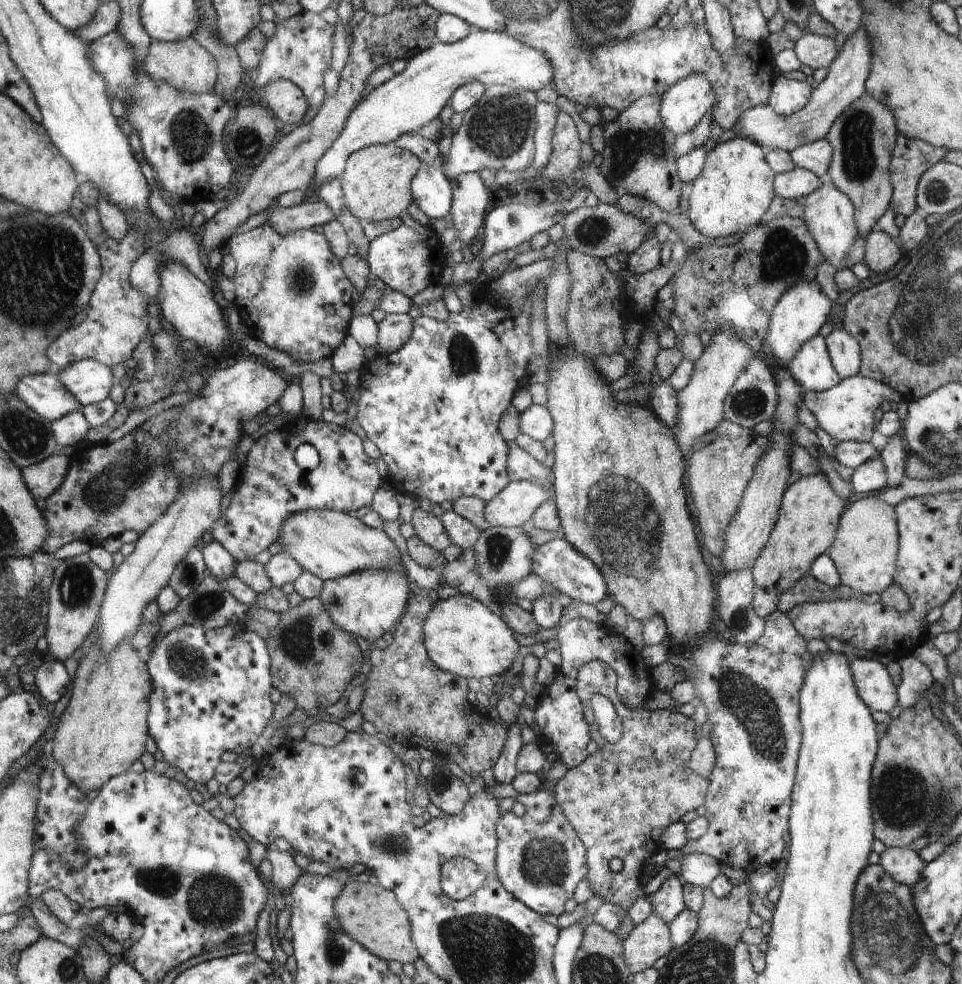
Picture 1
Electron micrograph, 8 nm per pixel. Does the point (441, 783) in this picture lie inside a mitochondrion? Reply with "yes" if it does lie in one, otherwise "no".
yes

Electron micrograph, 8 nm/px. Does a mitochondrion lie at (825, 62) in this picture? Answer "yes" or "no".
no

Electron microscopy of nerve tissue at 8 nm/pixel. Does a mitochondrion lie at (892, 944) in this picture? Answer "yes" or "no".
yes

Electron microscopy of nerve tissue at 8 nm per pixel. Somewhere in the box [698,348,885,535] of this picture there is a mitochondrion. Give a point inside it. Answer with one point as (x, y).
(746, 404)

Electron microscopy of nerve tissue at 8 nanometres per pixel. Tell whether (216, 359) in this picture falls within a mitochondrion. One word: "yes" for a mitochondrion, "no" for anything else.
no

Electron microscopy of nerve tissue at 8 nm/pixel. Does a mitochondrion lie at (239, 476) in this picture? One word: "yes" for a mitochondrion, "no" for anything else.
no

